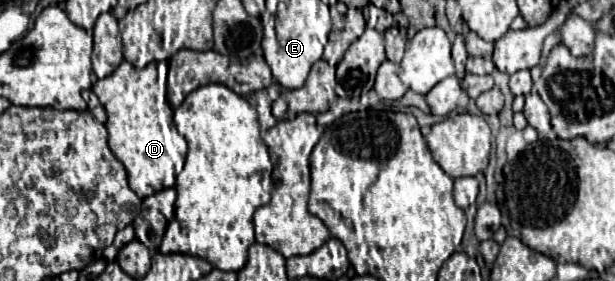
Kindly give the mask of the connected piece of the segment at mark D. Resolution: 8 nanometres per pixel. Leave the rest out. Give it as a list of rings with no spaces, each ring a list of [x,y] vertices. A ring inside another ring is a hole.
[[[167,61],[151,62],[141,70],[129,62],[121,62],[111,76],[95,82],[93,92],[106,110],[109,148],[125,166],[131,190],[139,198],[147,198],[173,188],[177,174],[183,170],[187,142],[177,132],[173,109],[167,102]]]

